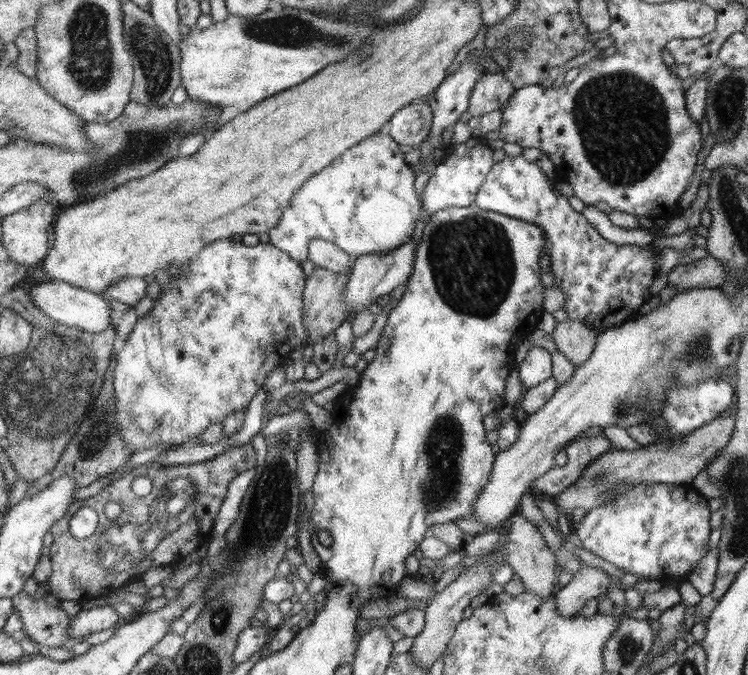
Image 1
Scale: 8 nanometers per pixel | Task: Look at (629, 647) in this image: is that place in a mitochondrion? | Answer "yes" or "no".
yes

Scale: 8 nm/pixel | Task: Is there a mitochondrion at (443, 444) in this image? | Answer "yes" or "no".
yes

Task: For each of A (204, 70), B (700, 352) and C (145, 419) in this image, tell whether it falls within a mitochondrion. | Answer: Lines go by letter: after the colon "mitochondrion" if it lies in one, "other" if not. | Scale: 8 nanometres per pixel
A: other
B: mitochondrion
C: mitochondrion

